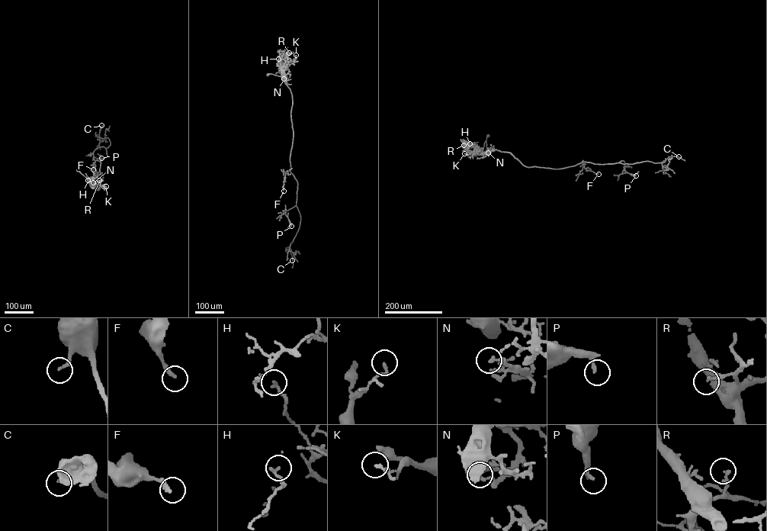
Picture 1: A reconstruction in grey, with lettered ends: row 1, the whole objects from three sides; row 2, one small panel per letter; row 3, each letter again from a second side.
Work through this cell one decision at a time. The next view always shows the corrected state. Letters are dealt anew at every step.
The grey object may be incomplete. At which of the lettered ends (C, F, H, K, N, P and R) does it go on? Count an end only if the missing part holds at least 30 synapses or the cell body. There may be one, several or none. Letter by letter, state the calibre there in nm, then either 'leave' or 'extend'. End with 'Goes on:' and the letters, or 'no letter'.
C: 190 nm thick; leave
F: 280 nm thick; leave
H: 180 nm thick; leave
K: 140 nm thick; leave
N: 150 nm thick; leave
P: 180 nm thick; leave
R: 200 nm thick; leave
Goes on: no letter

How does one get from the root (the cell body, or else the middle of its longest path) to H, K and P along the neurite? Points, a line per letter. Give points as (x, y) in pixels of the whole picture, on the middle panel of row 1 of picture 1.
H: (267, 75), (283, 78), (278, 59)
K: (267, 75), (283, 78), (283, 66), (294, 59), (296, 55)
P: (267, 75), (283, 78), (281, 73), (292, 96), (290, 161), (297, 182), (296, 201), (284, 213), (291, 226)

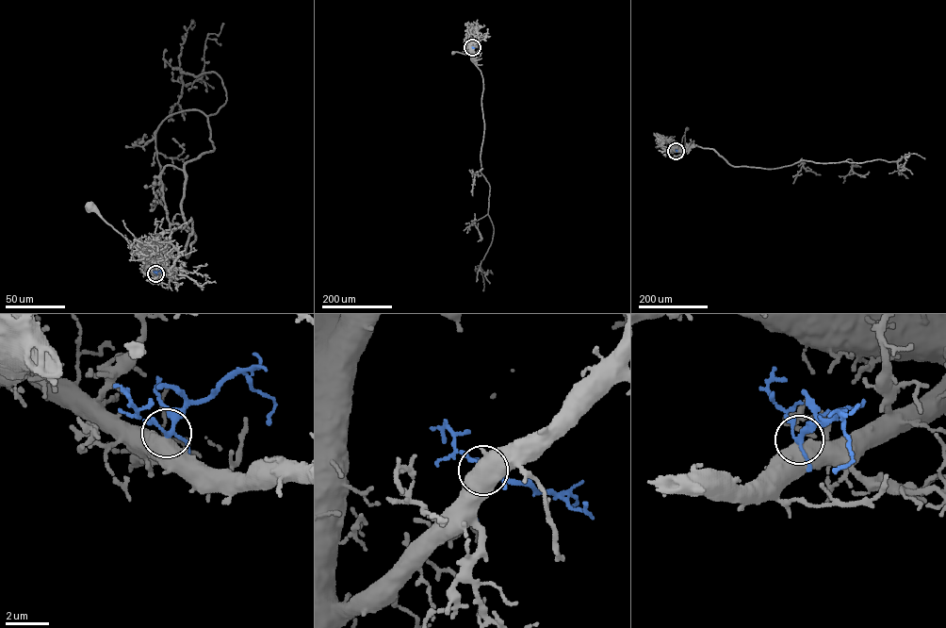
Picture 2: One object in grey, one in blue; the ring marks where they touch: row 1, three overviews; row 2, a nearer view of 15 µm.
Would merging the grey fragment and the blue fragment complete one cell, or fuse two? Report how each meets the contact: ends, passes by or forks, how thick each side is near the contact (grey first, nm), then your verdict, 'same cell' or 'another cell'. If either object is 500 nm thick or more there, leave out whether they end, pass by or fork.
calibres 900 and 190 nm; same cell

